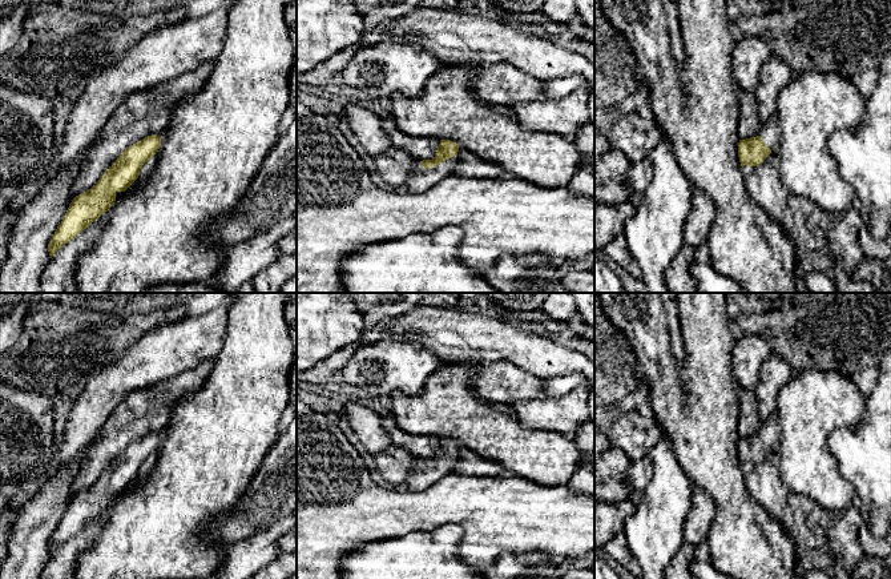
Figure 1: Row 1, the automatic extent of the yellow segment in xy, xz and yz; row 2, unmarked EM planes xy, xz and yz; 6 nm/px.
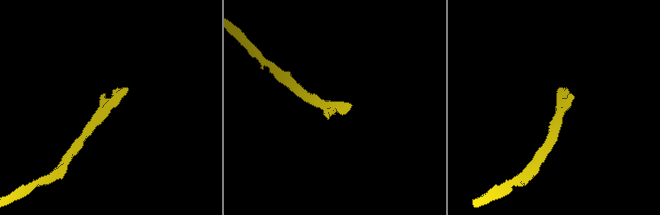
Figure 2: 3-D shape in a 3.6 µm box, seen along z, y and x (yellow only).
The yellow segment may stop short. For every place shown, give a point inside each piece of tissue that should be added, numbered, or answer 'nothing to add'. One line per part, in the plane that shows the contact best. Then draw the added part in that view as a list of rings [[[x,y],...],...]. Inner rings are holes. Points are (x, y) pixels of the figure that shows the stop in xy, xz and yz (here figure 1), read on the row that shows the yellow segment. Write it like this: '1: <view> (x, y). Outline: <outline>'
1: xz (420, 180). Outline: [[[456,154],[435,168],[416,170],[407,178],[403,189],[410,193],[422,193],[436,185],[447,176],[453,174],[457,162],[459,157]]]

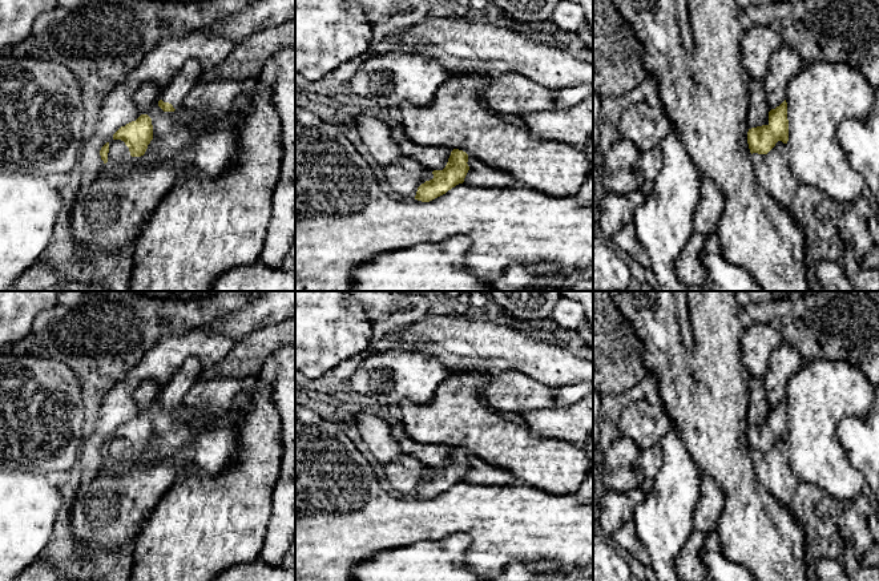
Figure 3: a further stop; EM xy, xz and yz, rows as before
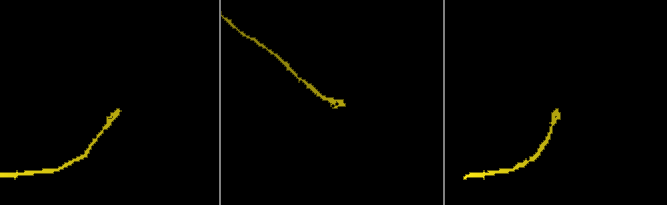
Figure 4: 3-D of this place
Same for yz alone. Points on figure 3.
nothing to add

